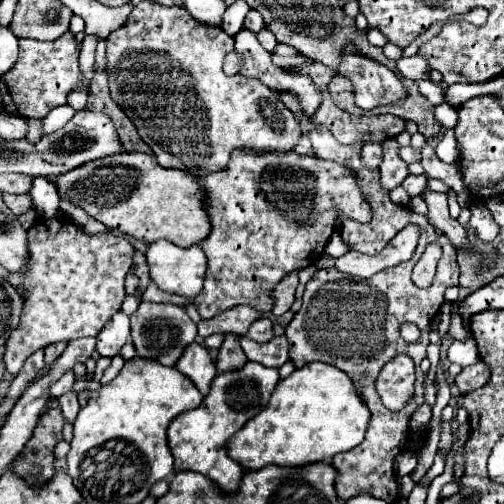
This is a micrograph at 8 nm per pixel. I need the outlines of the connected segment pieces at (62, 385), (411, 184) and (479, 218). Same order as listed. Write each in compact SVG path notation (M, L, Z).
M70 370L70 372L66 372L60 378L60 380L58 380L50 387L50 396L58 398L63 394L72 391L74 382L75 382L75 375L72 372L72 370Z
M408 175L408 177L404 179L402 187L404 187L412 197L416 197L416 195L420 195L420 193L426 189L426 177L424 177L424 175L420 175L420 177Z
M470 205L472 209L472 217L470 217L470 225L476 233L476 237L484 243L490 243L496 239L496 235L500 233L500 227L494 223L490 211L484 205Z

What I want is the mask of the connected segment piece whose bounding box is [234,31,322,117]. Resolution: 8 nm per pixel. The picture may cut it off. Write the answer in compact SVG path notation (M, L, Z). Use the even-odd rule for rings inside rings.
M240 31L240 33L234 37L234 41L236 41L236 51L238 51L238 53L242 55L242 59L244 59L244 67L242 67L240 75L260 79L266 87L270 87L270 89L276 91L276 93L290 93L290 95L294 95L308 117L314 113L314 109L320 107L320 103L322 103L322 93L320 93L320 89L314 85L314 81L312 81L310 77L306 77L306 75L300 75L300 73L290 71L290 69L284 69L284 67L274 65L274 63L272 63L272 55L258 43L256 33L252 33L252 31Z

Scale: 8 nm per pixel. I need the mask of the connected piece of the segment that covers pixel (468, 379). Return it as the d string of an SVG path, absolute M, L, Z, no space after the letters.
M482 361L464 367L462 373L456 377L456 385L460 389L460 393L466 391L474 391L476 387L483 387L490 378L490 368Z

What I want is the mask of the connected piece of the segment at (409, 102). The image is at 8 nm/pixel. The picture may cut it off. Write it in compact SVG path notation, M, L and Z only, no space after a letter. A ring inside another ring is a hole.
M402 77L402 81L406 83L406 87L410 87L410 99L402 99L402 103L396 103L394 107L384 107L384 111L398 115L404 121L414 121L418 125L418 131L426 139L438 137L442 125L434 117L434 105L426 97L422 97L422 93L418 91L418 85L414 81L408 81L404 77Z

